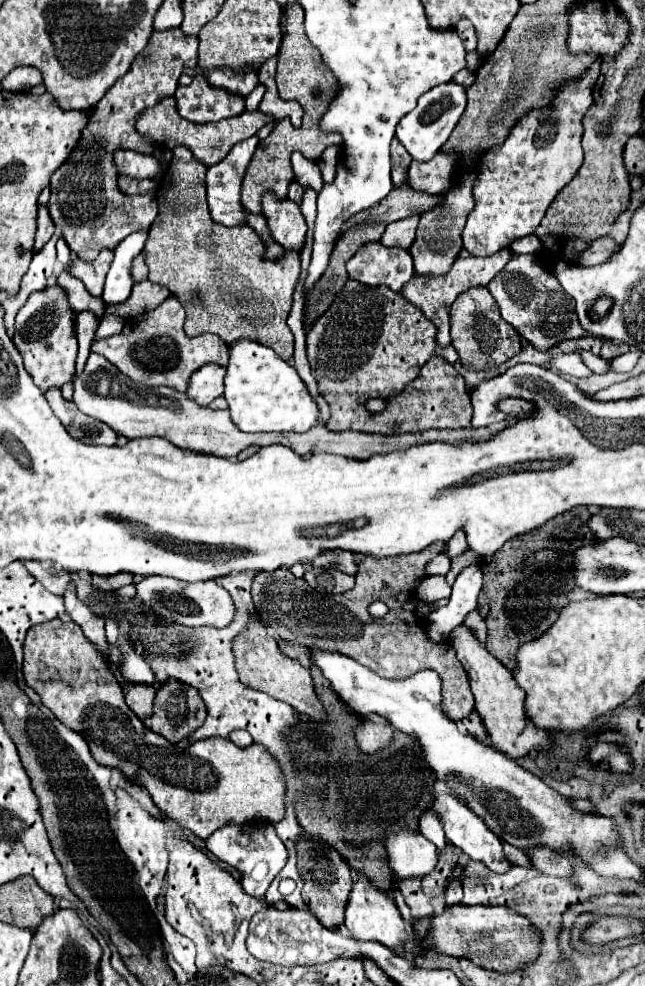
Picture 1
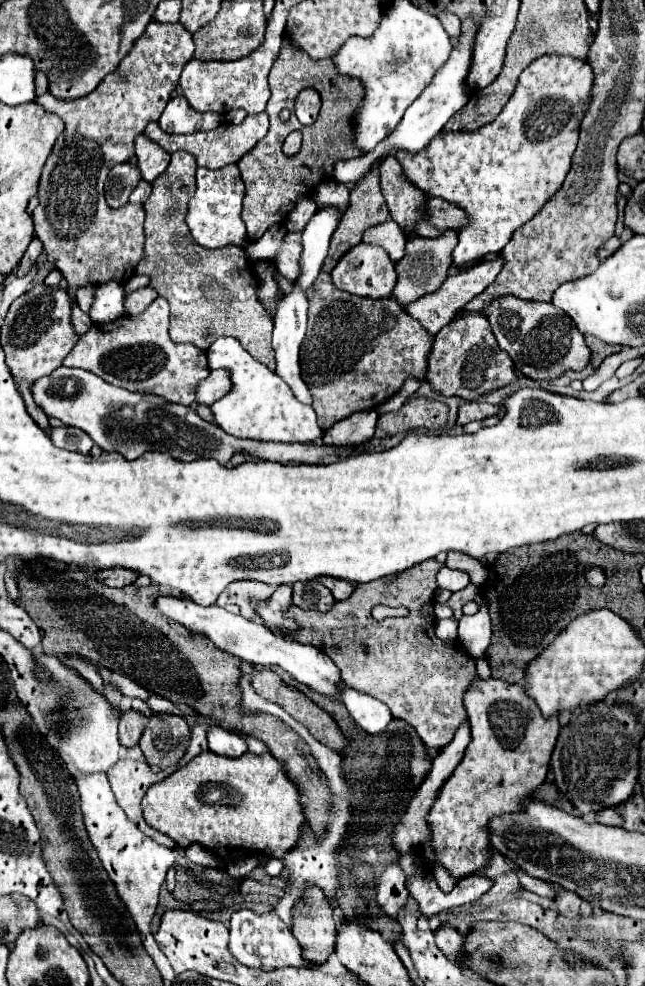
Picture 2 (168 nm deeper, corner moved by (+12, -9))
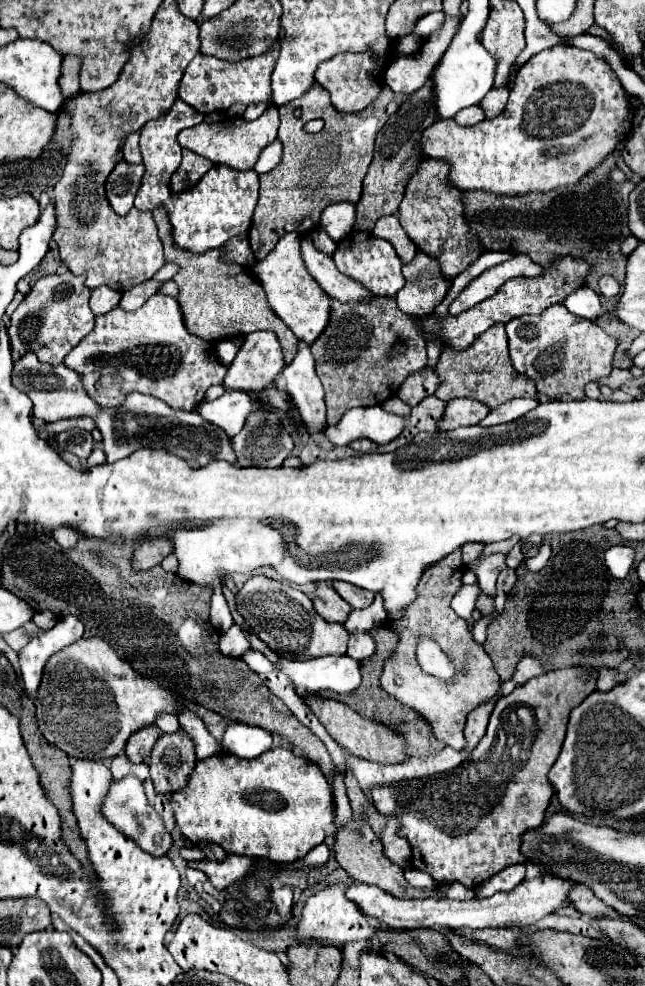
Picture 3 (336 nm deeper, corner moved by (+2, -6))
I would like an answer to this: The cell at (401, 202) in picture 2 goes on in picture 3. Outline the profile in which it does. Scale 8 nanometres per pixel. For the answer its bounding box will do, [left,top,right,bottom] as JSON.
[397,158,485,280]

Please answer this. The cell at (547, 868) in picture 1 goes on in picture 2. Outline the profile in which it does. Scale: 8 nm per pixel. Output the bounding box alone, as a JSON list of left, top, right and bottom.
[553,887,593,917]

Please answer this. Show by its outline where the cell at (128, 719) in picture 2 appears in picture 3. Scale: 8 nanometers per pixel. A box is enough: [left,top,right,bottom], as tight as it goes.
[125,726,161,764]

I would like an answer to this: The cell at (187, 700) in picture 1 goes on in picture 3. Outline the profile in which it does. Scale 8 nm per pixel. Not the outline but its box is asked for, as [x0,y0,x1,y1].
[149,730,195,794]

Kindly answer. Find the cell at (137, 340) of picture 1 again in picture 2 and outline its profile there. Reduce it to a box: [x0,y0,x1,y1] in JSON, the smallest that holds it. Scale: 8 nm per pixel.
[65,297,209,405]

